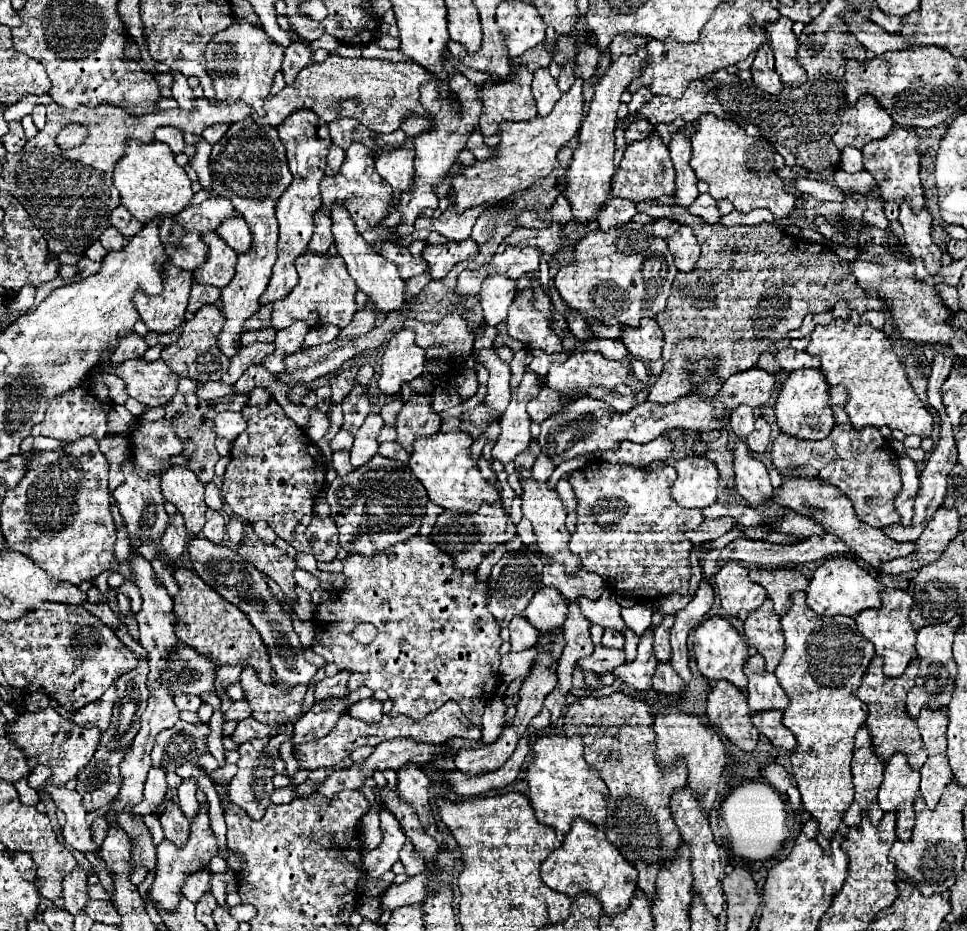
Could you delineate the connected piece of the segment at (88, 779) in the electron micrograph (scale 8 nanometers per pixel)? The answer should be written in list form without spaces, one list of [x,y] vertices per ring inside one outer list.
[[[106,746],[98,748],[90,764],[76,778],[76,792],[84,798],[84,810],[96,812],[110,800],[118,796],[120,790],[120,762],[130,752],[130,746],[110,750]]]

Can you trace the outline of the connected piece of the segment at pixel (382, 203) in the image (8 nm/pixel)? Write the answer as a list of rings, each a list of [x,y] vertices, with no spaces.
[[[350,146],[346,150],[344,164],[340,166],[340,172],[334,176],[324,176],[320,182],[320,194],[322,194],[322,204],[330,212],[334,204],[342,204],[350,218],[356,224],[356,230],[362,234],[366,228],[376,226],[388,210],[388,200],[392,198],[392,186],[376,172],[374,168],[374,158],[364,150],[364,146]]]

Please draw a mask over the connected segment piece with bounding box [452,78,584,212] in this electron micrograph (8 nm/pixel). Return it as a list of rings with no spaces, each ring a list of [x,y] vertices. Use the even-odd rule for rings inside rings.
[[[576,78],[572,88],[562,94],[554,110],[548,116],[536,116],[534,120],[522,122],[502,122],[500,124],[500,144],[496,146],[496,158],[492,162],[476,162],[474,166],[462,166],[464,172],[456,174],[452,180],[452,190],[456,192],[456,212],[472,206],[498,204],[508,196],[530,188],[536,180],[548,176],[556,166],[556,154],[564,148],[580,130],[584,114],[584,80]]]

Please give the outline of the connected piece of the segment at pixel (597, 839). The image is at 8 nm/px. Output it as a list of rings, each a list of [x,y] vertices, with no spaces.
[[[574,820],[570,832],[564,836],[564,842],[554,850],[540,868],[540,876],[546,886],[556,892],[564,892],[572,898],[578,894],[592,894],[602,902],[606,914],[620,914],[630,906],[630,900],[636,896],[638,874],[628,860],[604,838],[598,828],[586,820]]]

